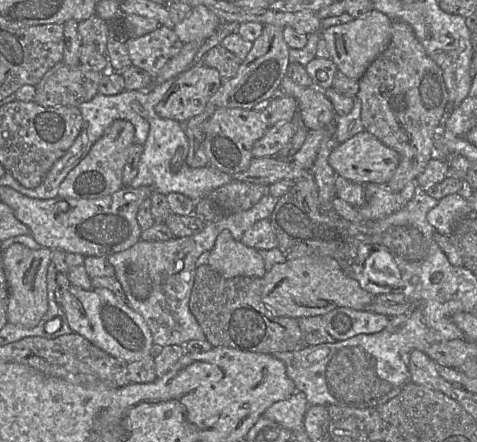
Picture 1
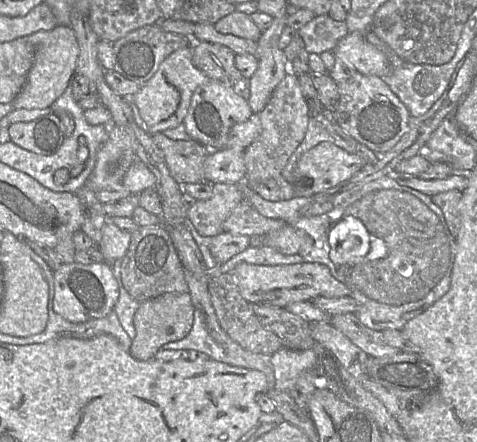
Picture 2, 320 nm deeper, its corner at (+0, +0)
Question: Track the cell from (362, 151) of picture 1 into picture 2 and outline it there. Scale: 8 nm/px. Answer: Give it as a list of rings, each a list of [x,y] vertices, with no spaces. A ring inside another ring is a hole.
[[[321,142],[305,152],[294,170],[295,196],[313,195],[335,187],[358,172],[368,160],[331,142]]]

